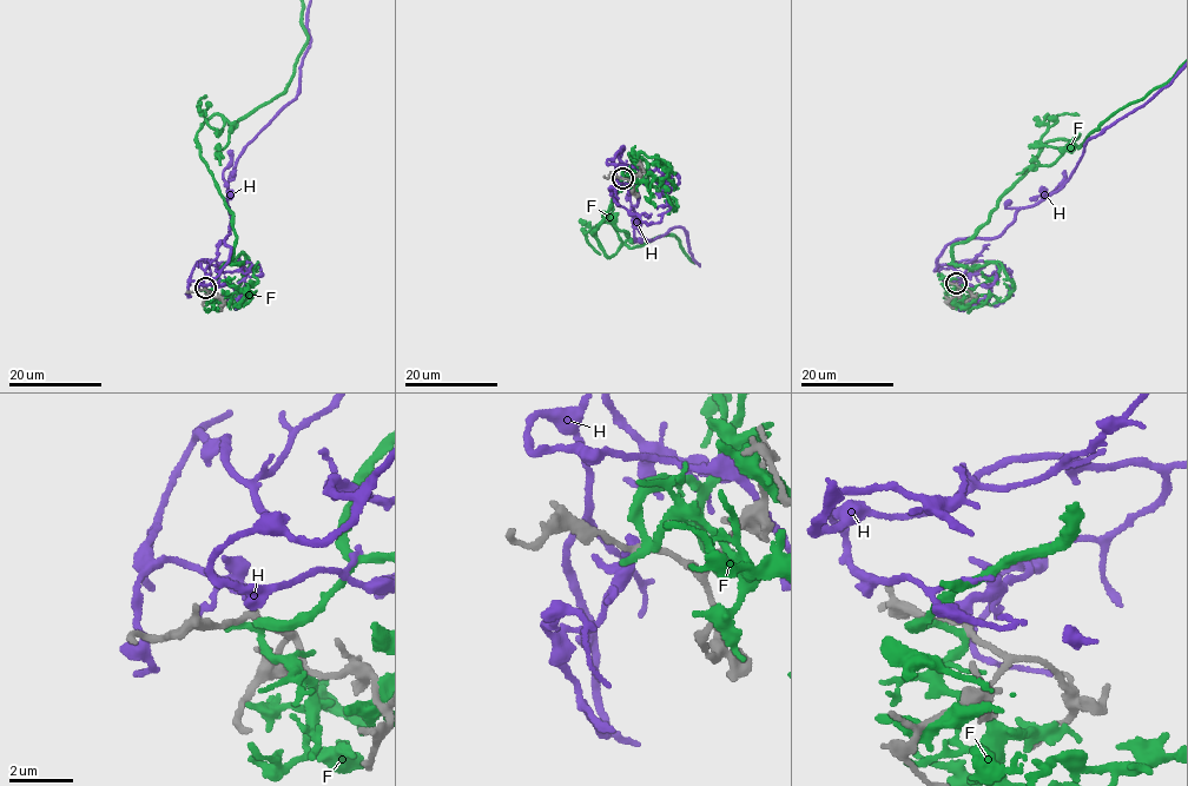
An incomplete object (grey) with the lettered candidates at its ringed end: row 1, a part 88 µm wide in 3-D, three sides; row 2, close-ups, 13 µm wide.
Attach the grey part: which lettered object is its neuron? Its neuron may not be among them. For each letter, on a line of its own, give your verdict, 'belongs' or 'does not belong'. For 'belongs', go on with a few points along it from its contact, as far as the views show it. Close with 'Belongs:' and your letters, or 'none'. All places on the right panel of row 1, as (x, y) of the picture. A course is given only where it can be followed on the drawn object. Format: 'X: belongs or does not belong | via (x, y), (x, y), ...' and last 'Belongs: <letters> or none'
F: does not belong
H: does not belong
Belongs: none

